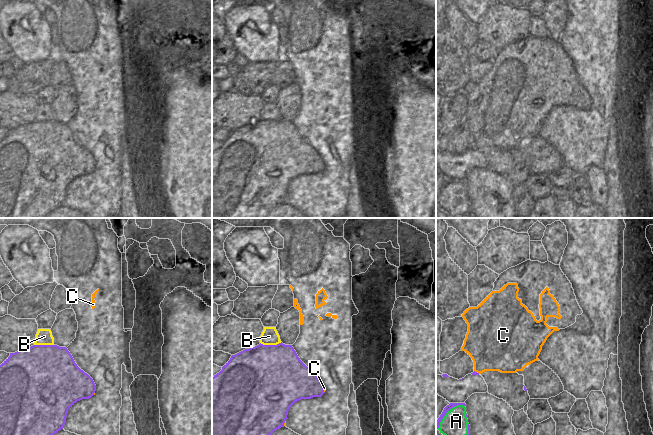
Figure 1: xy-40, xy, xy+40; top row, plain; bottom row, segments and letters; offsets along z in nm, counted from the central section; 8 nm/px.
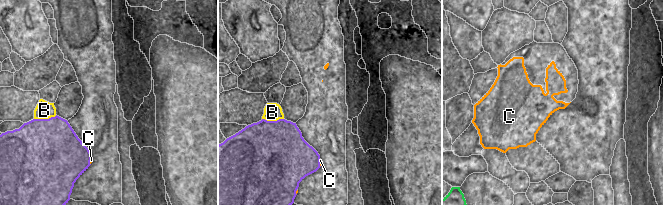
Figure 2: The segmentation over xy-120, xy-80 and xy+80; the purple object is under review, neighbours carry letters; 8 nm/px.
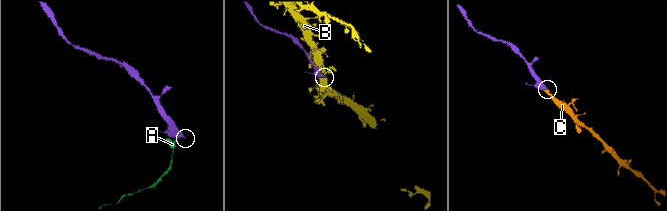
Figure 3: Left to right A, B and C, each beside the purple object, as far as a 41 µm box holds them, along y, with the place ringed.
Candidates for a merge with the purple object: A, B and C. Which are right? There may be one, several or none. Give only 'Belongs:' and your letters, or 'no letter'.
Belongs: C

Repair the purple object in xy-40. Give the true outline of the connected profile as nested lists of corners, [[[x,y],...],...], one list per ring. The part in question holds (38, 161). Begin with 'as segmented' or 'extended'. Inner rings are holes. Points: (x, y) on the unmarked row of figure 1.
as segmented | [[[33,121],[10,129],[0,141],[0,218],[45,218],[63,205],[68,186],[95,167],[93,155],[77,142],[66,123]]]

